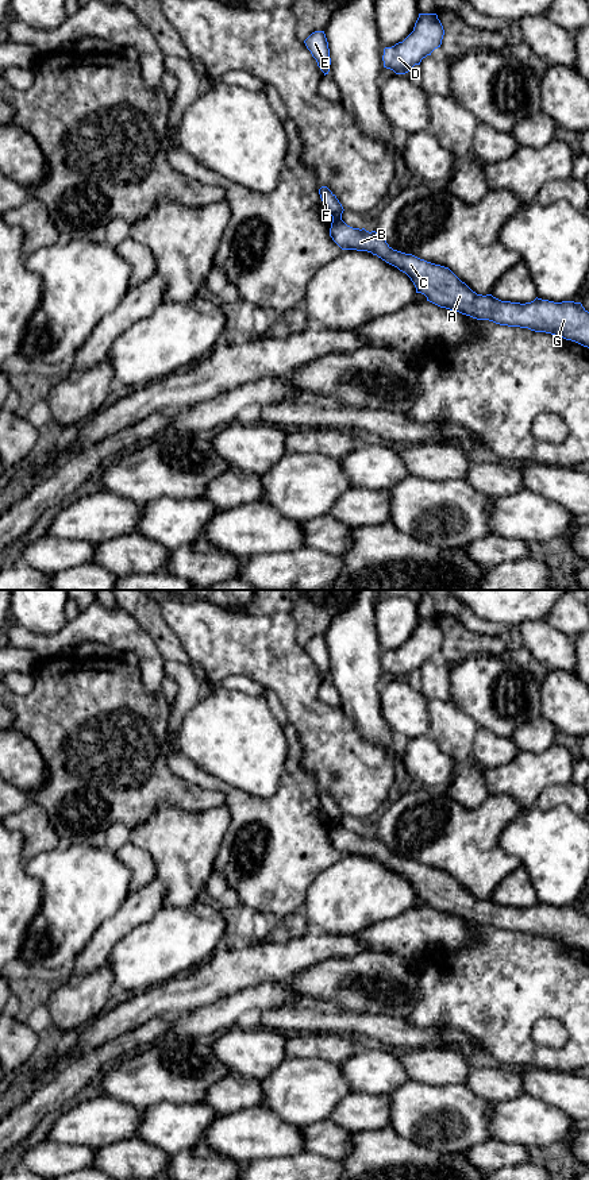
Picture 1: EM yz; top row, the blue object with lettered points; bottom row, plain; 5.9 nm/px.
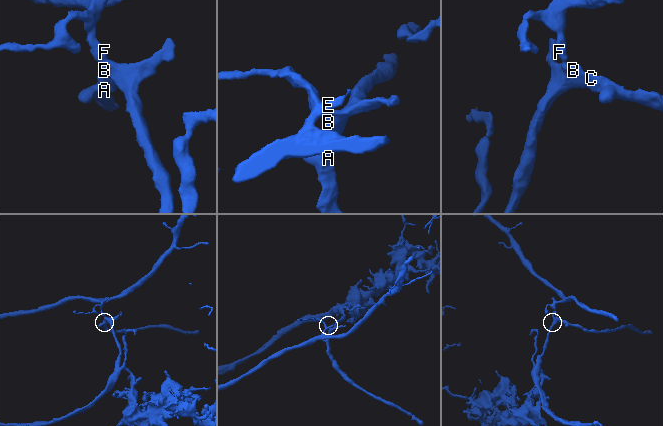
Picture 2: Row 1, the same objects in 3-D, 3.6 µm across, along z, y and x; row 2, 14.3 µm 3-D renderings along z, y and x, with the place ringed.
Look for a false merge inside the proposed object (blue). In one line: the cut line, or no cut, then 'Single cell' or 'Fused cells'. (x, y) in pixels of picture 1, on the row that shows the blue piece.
Split along yz (341, 216), (333, 219). Fused cells

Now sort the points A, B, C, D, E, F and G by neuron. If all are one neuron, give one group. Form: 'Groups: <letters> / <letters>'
Groups: A B C G / D E F

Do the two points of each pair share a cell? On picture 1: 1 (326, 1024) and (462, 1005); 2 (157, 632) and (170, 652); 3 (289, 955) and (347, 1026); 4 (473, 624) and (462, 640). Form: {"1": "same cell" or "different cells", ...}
{"1": "different cells", "2": "same cell", "3": "same cell", "4": "different cells"}

